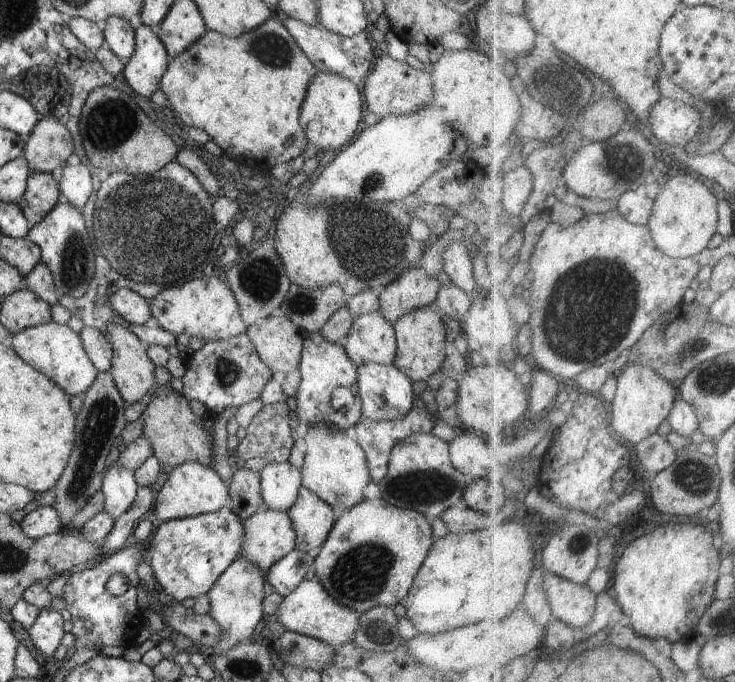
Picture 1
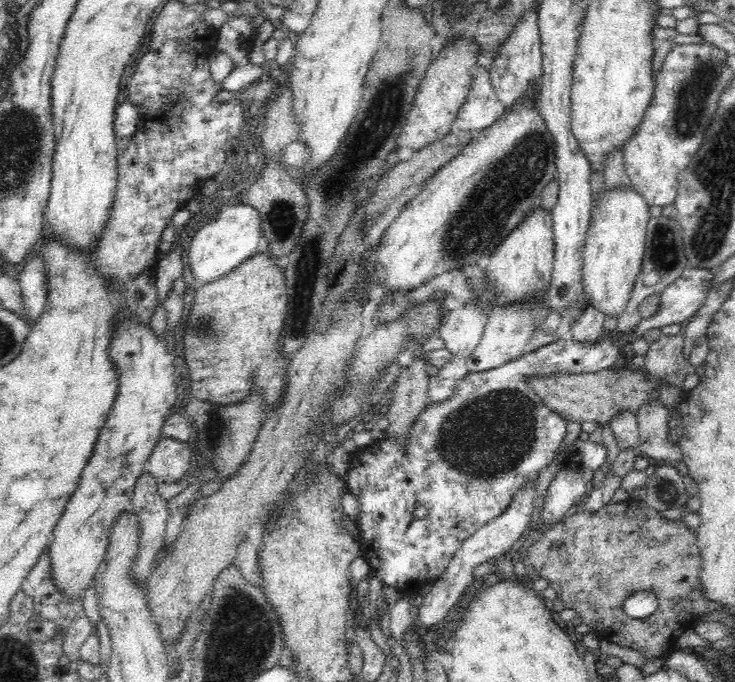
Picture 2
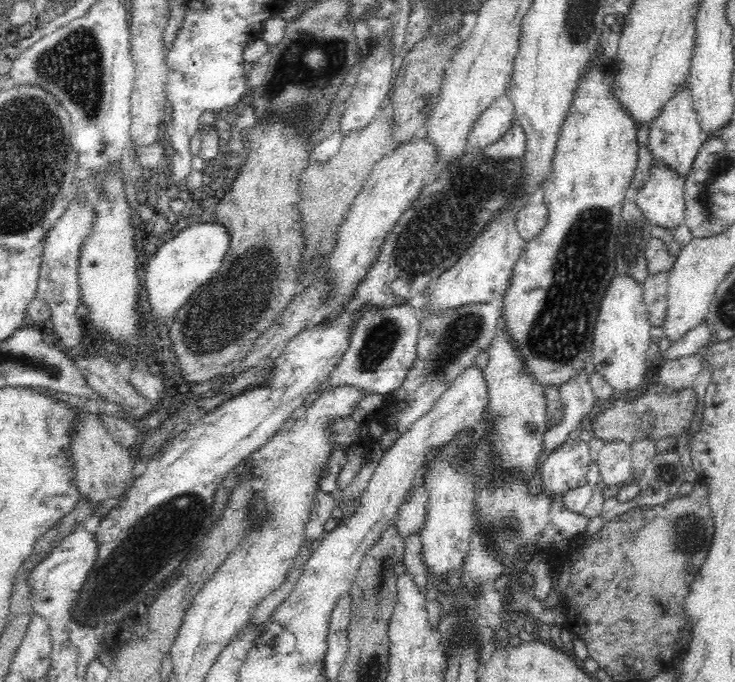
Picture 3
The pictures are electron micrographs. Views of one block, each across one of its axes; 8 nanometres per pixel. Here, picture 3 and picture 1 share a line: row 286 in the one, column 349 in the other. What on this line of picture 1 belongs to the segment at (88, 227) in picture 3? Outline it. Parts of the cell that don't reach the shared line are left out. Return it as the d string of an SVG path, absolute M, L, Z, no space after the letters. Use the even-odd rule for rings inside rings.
M286 16L286 19L280 22L318 71L340 75L353 81L358 88L362 88L362 82L364 82L368 72L370 72L374 58L378 54L376 44L370 36L370 30L360 31L351 37L345 37L322 26L311 27L309 24L300 22L294 17Z

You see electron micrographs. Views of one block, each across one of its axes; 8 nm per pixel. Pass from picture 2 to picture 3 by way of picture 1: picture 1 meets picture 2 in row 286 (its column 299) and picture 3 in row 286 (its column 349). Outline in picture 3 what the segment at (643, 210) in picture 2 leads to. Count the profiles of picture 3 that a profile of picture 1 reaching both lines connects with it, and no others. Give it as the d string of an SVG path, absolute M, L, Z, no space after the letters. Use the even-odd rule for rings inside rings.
M616 274L604 293L595 324L591 362L594 370L604 375L616 392L631 397L646 385L646 372L651 365L646 351L651 343L651 324L643 297L643 284L628 274Z

